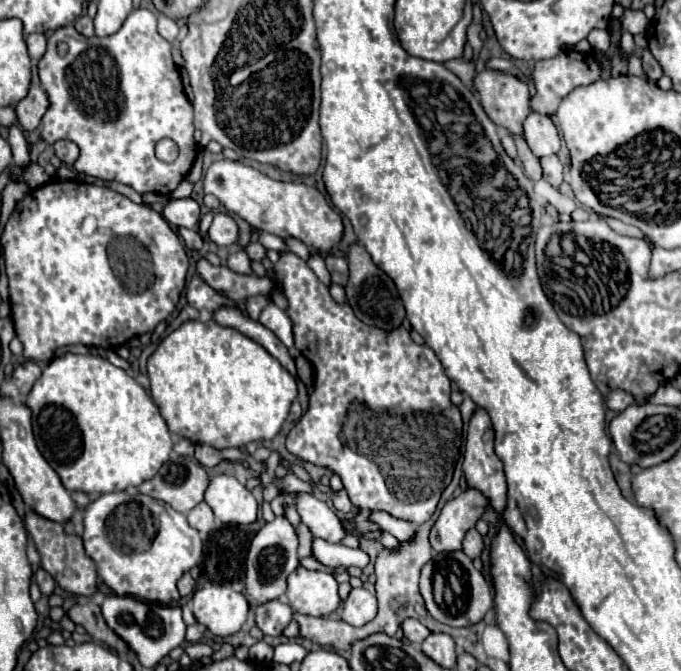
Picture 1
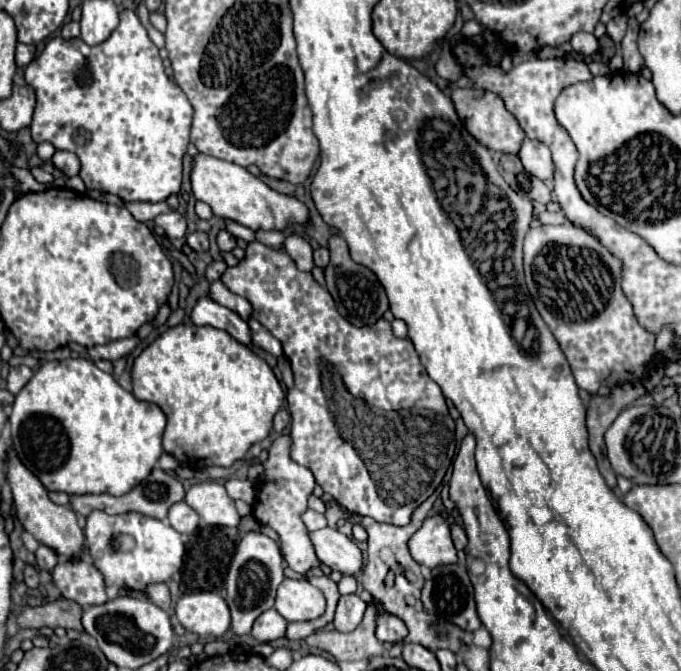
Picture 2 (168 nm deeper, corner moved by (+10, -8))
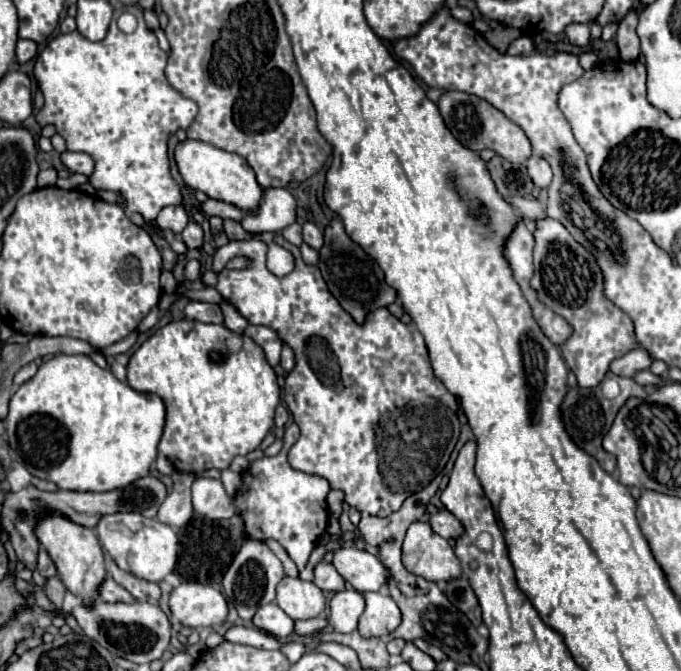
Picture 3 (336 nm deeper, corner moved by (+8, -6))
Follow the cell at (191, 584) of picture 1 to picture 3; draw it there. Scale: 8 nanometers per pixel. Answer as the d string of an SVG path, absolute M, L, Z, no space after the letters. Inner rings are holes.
M106 555L106 571L112 575L112 579L126 587L130 591L130 595L134 595L134 599L138 601L148 601L148 603L158 603L160 601L160 585L158 583L152 583L152 581L146 581L146 579L138 579L126 571L122 571L112 559L110 555Z

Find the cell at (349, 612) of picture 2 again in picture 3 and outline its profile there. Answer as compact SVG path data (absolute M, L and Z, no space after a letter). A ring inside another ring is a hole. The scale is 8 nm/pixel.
M344 589L334 593L330 601L330 625L340 633L350 633L358 627L358 619L364 611L364 597L356 589Z

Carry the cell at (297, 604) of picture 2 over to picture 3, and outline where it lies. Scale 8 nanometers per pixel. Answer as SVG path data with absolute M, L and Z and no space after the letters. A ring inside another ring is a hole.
M284 577L278 583L276 605L296 619L312 619L318 617L326 607L324 593L310 581L302 581L300 577Z

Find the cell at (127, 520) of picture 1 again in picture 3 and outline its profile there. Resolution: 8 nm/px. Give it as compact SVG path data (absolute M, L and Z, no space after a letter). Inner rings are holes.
M114 513L114 515L104 515L100 519L96 531L98 531L104 551L116 561L116 565L140 579L158 583L176 565L178 535L170 525L166 525L158 519L146 517L146 525L144 525L142 515L138 515L138 513Z

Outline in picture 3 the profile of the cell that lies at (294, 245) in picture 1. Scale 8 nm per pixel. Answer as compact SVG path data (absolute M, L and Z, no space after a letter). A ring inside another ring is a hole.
M264 189L264 199L256 213L242 219L250 233L278 233L296 219L296 201L286 189Z

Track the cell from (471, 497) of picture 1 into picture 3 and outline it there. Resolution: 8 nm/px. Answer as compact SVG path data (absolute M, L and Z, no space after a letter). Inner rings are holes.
M416 521L408 527L402 547L404 567L428 581L448 581L460 577L460 561L452 545L436 535L430 523Z

